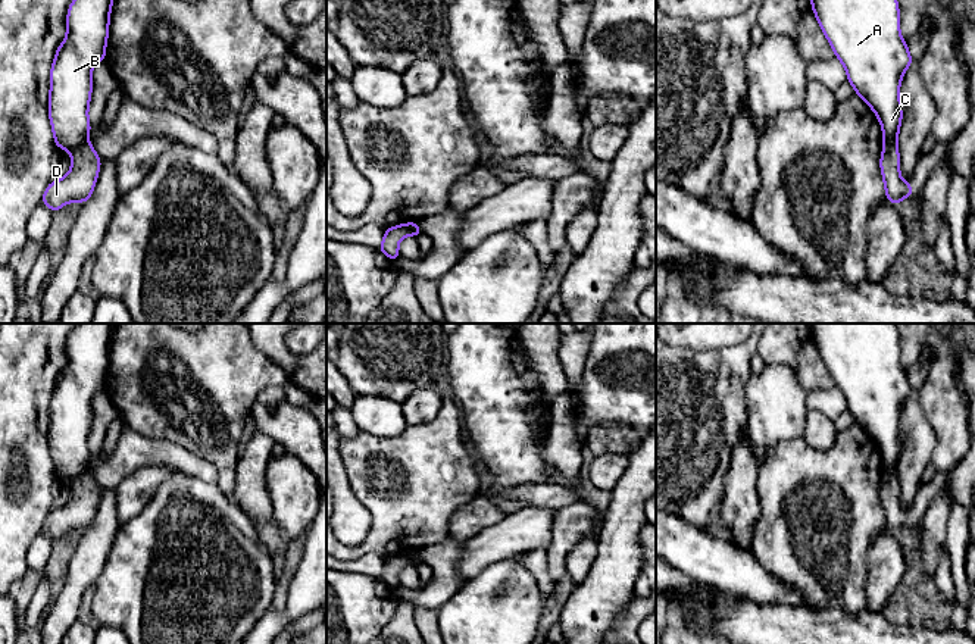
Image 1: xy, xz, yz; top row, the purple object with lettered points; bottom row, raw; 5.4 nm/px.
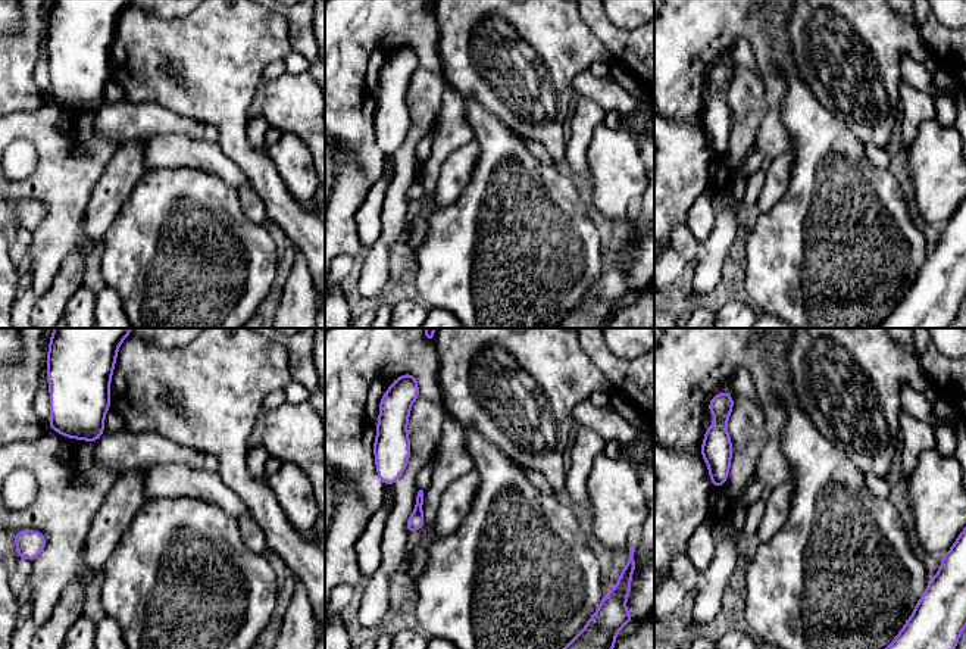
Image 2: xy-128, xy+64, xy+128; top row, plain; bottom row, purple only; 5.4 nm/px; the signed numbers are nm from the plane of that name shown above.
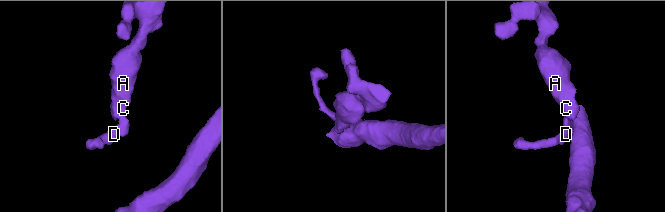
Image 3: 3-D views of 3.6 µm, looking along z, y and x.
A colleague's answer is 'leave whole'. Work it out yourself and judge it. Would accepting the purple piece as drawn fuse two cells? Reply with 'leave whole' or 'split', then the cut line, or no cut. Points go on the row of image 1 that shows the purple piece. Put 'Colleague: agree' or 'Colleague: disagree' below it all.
split; cut in xy along (87, 140), (71, 152)
Colleague: disagree

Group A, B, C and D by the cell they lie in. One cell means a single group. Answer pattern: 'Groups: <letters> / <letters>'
Groups: A B C / D

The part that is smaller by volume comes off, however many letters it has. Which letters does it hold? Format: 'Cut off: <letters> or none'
Cut off: D

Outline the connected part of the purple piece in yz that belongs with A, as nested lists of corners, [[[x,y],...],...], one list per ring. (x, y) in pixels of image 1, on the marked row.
[[[810,0],[856,94],[875,112],[884,143],[897,143],[900,84],[913,63],[900,34],[897,0]]]

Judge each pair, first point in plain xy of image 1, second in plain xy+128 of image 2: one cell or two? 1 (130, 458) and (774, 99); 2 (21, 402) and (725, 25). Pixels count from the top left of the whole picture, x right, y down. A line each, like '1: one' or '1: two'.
1: one
2: one

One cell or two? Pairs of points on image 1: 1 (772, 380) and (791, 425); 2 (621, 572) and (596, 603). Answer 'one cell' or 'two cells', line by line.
1: one cell
2: one cell

